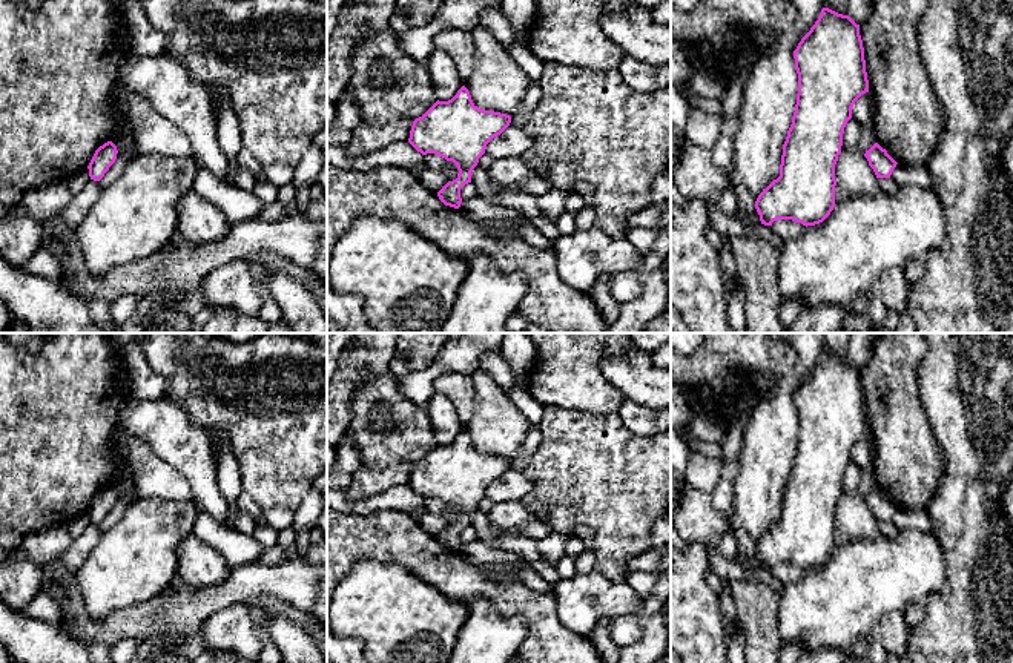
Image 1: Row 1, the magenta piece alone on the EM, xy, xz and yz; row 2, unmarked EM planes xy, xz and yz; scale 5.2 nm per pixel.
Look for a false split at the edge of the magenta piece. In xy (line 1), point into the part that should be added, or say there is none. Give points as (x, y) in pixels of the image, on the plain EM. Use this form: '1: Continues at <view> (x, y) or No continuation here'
1: No continuation here

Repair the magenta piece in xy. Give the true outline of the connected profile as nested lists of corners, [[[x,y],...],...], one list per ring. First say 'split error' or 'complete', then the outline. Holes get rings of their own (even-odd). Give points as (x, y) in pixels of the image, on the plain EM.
complete; [[[112,485],[100,490],[87,510],[91,523],[100,525],[109,511],[115,506],[117,497],[117,490]]]

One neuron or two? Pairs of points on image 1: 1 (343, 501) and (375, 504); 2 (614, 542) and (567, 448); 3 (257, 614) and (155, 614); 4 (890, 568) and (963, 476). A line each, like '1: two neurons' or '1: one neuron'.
1: one neuron
2: one neuron
3: two neurons
4: two neurons

